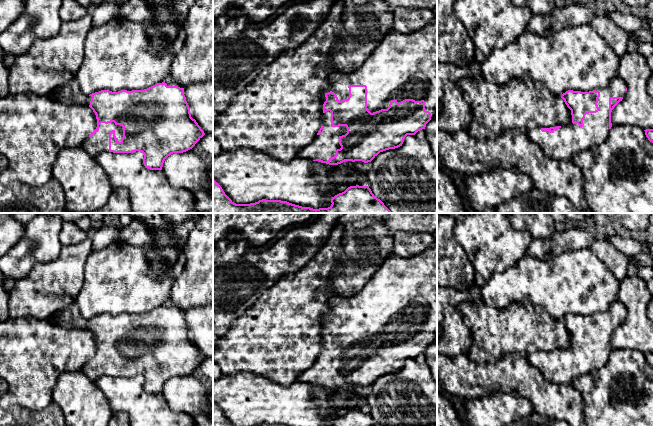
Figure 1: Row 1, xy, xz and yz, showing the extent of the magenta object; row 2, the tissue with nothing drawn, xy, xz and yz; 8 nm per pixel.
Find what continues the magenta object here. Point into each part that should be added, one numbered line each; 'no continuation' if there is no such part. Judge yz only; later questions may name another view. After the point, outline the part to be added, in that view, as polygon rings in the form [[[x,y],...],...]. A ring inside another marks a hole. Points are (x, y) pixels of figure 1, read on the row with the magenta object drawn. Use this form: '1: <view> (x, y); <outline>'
1: yz (565, 142); [[[615,76],[610,84],[606,88],[599,88],[596,91],[600,92],[600,97],[598,98],[598,107],[600,110],[596,113],[589,113],[585,115],[583,120],[583,127],[581,128],[578,124],[571,124],[566,126],[561,126],[559,129],[555,129],[553,133],[542,132],[541,127],[530,129],[526,131],[529,139],[534,142],[538,148],[543,152],[543,154],[554,160],[565,161],[571,160],[572,157],[581,151],[585,151],[595,145],[603,143],[610,132],[609,129],[609,98],[610,97],[625,97],[626,95],[626,84],[625,82]]]

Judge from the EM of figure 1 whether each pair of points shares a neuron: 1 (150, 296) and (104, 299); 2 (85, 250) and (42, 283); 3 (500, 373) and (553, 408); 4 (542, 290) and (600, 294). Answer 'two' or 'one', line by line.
1: one
2: one
3: one
4: one

